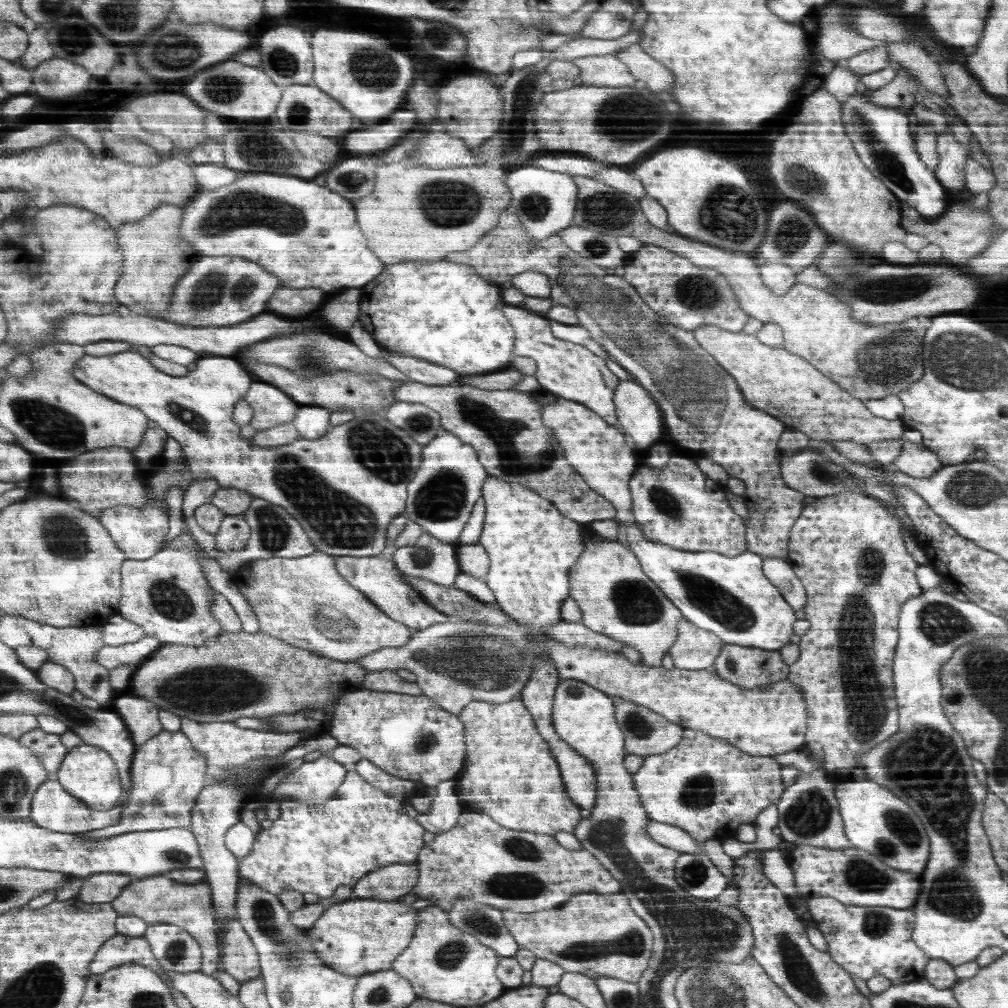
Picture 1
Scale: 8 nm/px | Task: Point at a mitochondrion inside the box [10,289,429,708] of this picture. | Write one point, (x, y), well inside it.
(339, 519)

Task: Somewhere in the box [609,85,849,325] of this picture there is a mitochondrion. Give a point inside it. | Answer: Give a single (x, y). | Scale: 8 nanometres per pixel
(726, 215)

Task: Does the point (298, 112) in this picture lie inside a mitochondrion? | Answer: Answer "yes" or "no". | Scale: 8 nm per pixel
yes

